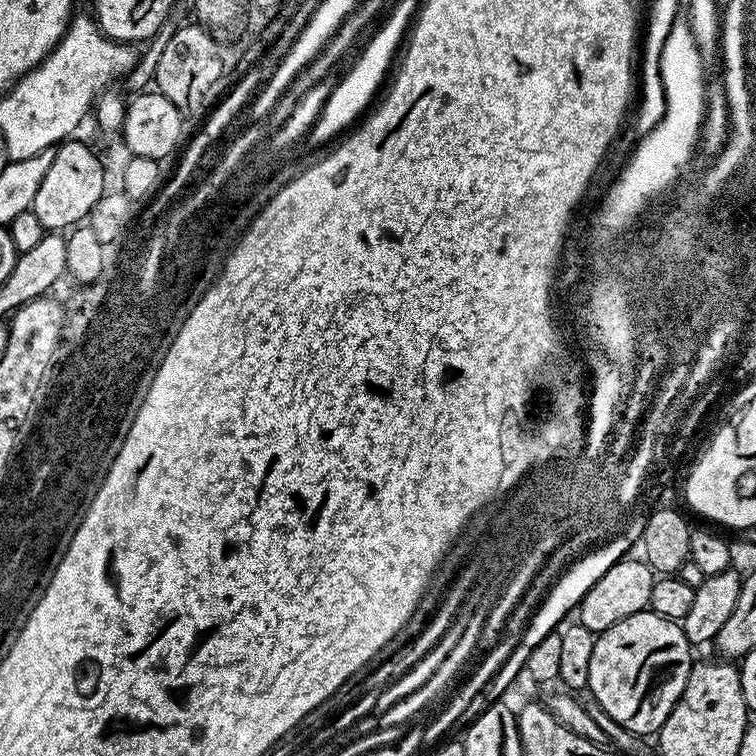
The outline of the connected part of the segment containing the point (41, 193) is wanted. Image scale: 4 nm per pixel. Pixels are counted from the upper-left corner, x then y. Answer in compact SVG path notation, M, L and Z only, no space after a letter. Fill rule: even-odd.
M69 138L56 148L54 162L34 196L30 210L45 230L68 230L87 221L91 217L92 207L104 197L104 168L99 158L82 141L76 139Z

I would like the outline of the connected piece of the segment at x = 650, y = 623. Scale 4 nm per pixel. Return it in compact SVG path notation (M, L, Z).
M651 610L638 614L630 614L630 618L622 618L622 622L614 622L604 632L599 633L593 642L593 653L590 654L589 680L587 691L592 691L595 703L614 722L618 722L626 730L645 738L659 733L666 722L670 710L682 698L682 690L686 690L686 682L690 678L690 670L694 663L693 645L688 643L683 627L675 620L667 620Z

